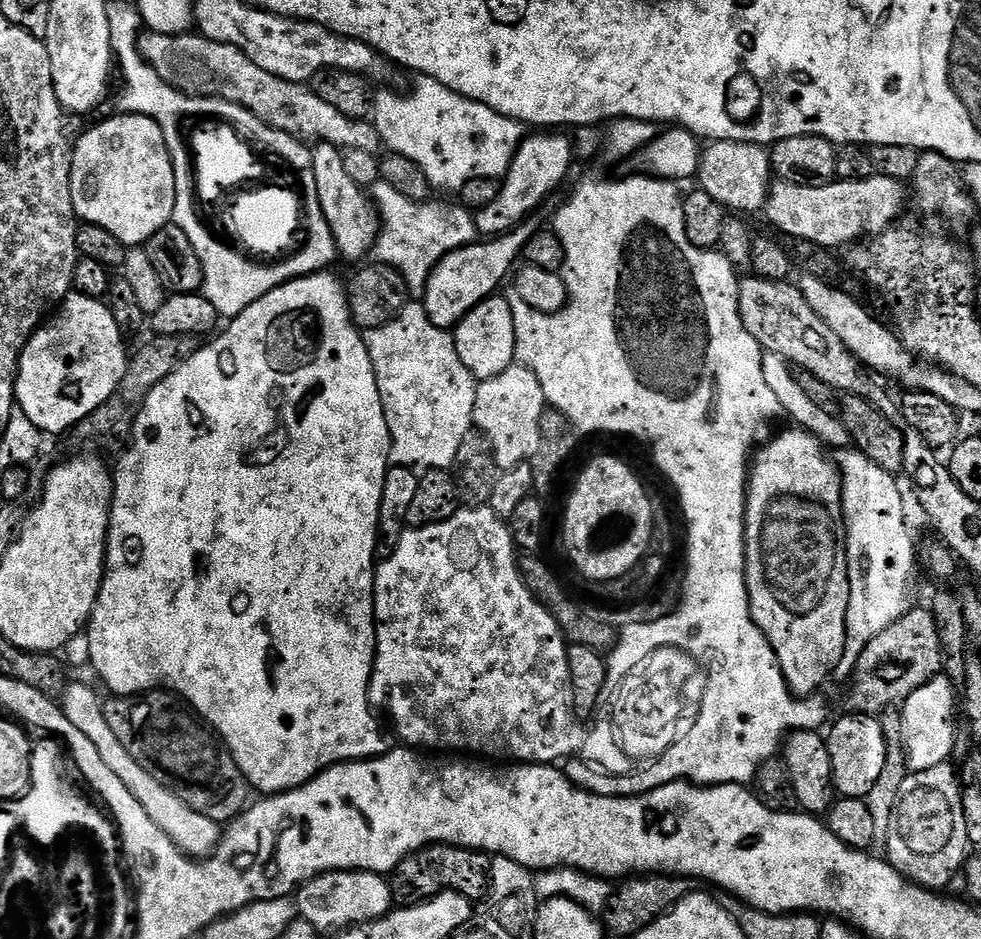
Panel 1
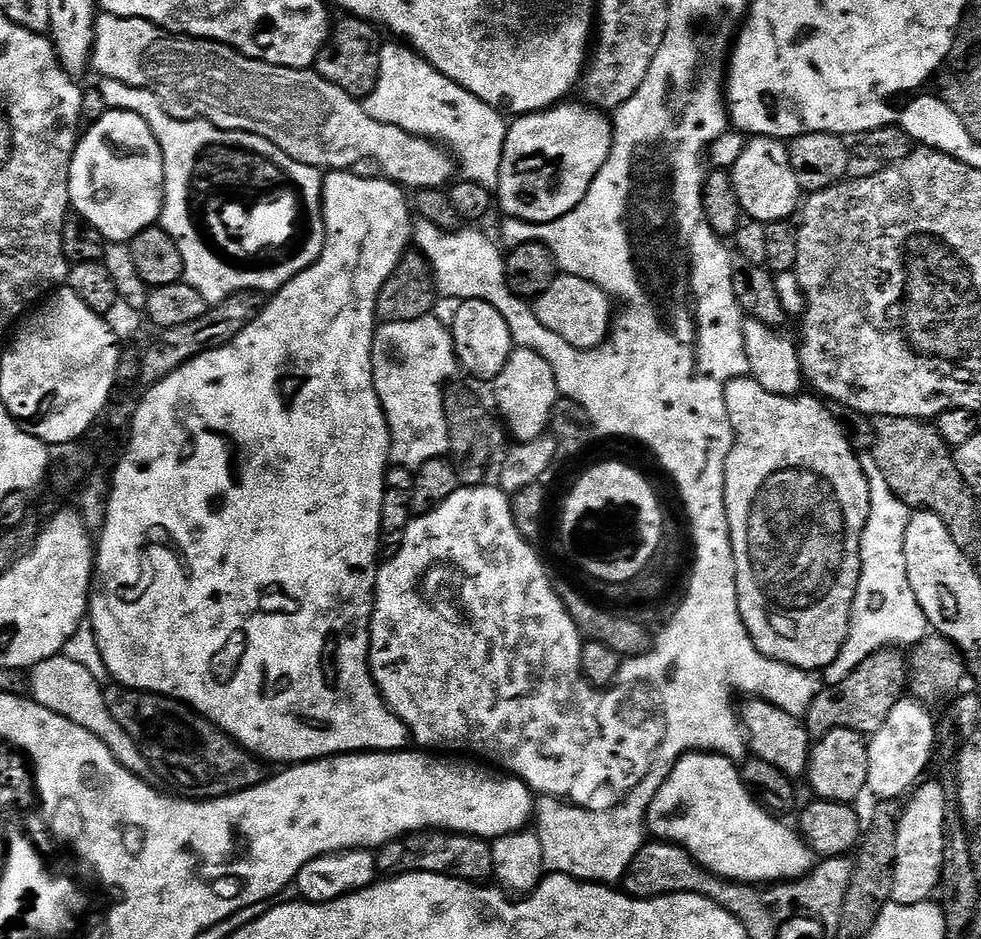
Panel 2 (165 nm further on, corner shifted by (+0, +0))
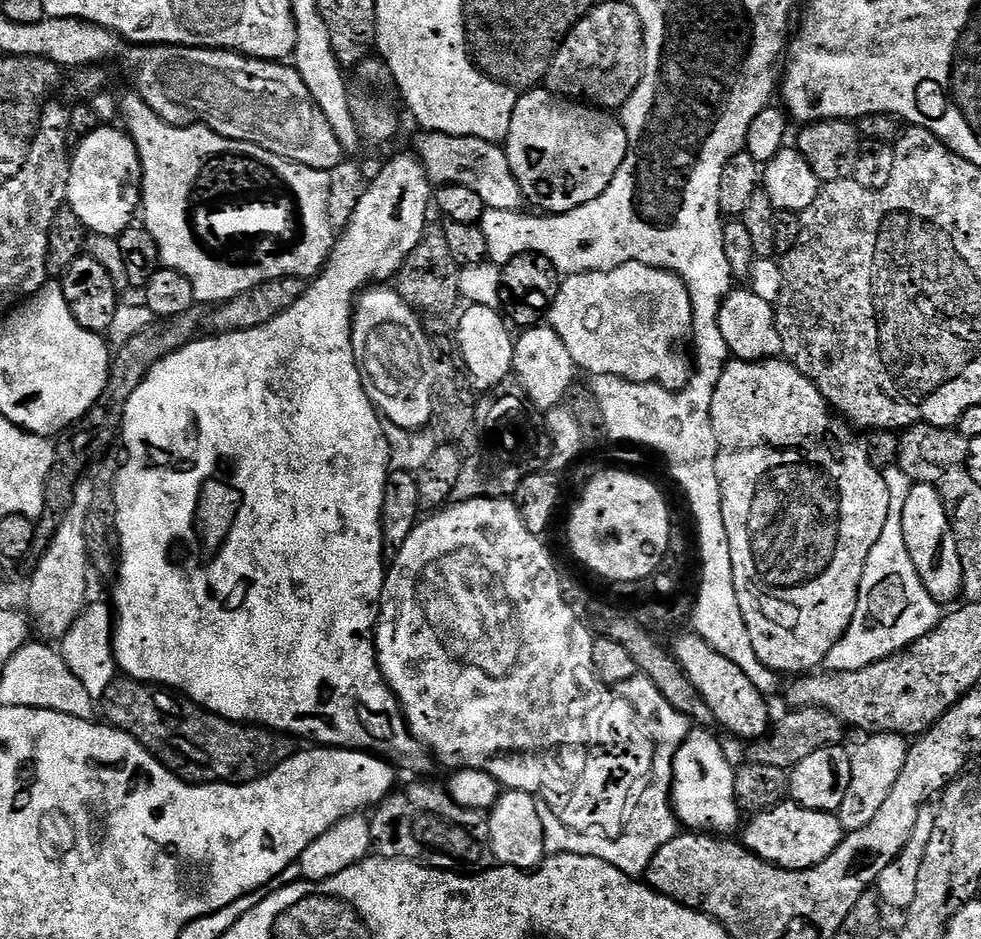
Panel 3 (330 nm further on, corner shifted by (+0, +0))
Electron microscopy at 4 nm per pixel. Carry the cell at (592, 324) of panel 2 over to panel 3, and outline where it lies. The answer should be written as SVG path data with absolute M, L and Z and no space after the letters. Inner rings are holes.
M626 262L609 272L580 272L576 276L565 275L560 281L560 289L552 303L552 309L546 317L547 327L556 331L566 345L566 350L570 350L570 358L574 358L577 369L581 373L588 372L589 377L593 376L617 376L630 382L639 384L661 384L663 388L669 388L672 392L677 393L680 389L688 385L690 379L690 360L680 353L680 343L684 339L693 335L692 327L692 303L690 294L682 282L682 278L674 272L667 272L654 266L646 266L642 262Z

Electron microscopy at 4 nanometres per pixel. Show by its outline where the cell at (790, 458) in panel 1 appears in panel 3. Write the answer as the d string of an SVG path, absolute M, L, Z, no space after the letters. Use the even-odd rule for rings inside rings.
M773 358L770 360L729 359L728 365L722 370L722 378L718 378L718 386L712 395L710 418L712 419L714 438L716 439L716 473L718 474L718 486L722 494L722 522L726 522L726 538L730 546L730 562L732 563L732 573L734 574L734 594L738 594L738 610L742 610L742 618L746 622L746 630L750 634L750 646L754 646L754 654L758 654L758 662L762 662L762 666L766 666L772 672L777 674L783 674L783 672L792 672L791 674L811 673L823 665L824 659L830 650L833 649L835 643L846 634L846 630L854 618L854 610L858 606L858 594L860 593L860 583L862 582L864 567L866 566L866 558L870 558L870 550L874 546L874 542L878 542L878 538L882 538L882 526L886 526L886 518L890 510L890 494L886 490L886 482L884 481L881 469L873 466L865 445L861 441L859 444L852 437L853 429L843 419L837 418L834 415L833 409L828 401L824 399L824 395L794 365L789 364L783 358Z

